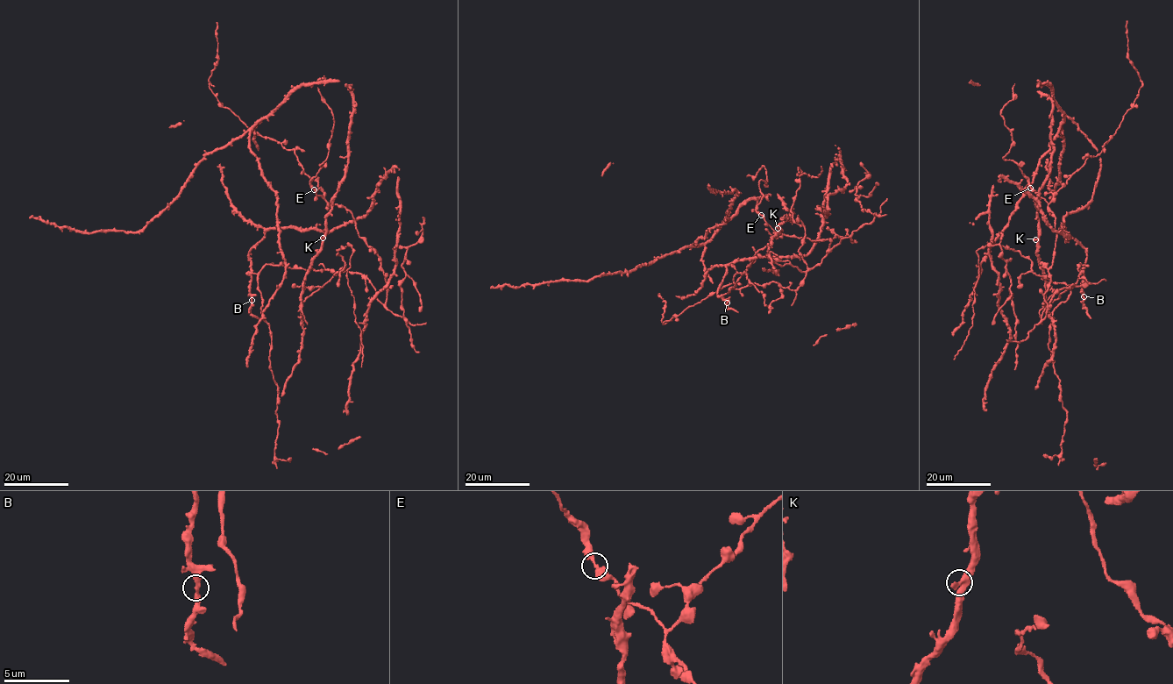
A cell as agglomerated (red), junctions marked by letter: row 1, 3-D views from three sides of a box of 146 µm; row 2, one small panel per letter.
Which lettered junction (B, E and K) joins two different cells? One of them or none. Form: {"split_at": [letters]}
{"split_at": []}

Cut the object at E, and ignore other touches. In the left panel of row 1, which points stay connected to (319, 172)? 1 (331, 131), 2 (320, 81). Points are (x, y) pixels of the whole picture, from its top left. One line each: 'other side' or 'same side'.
1: same side
2: other side

